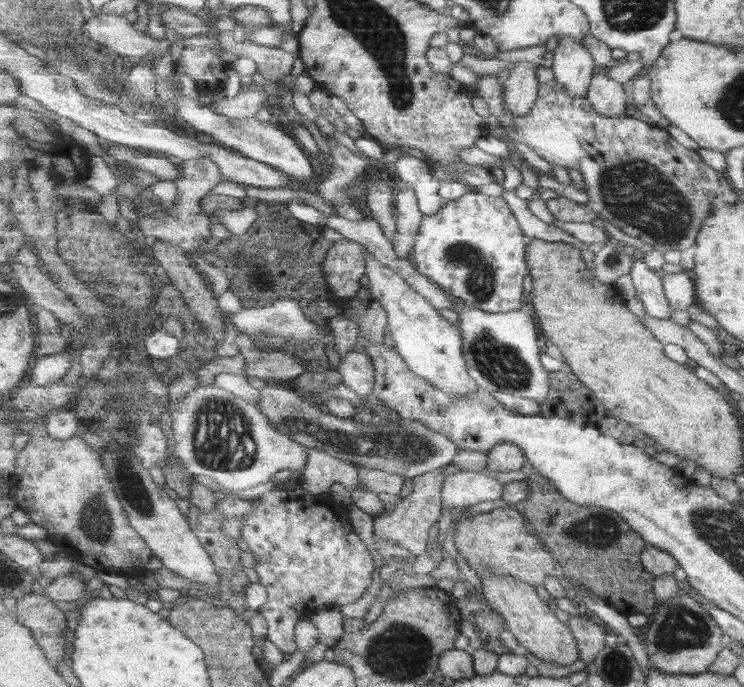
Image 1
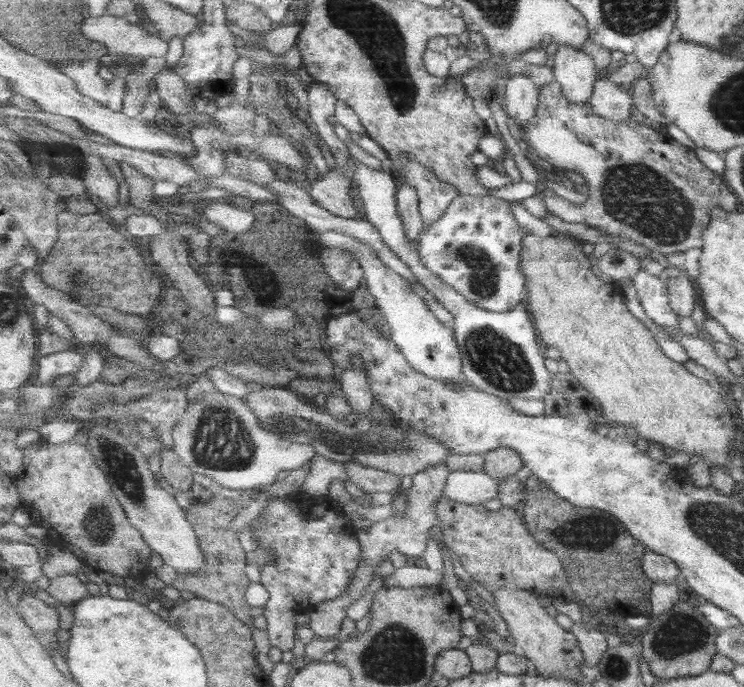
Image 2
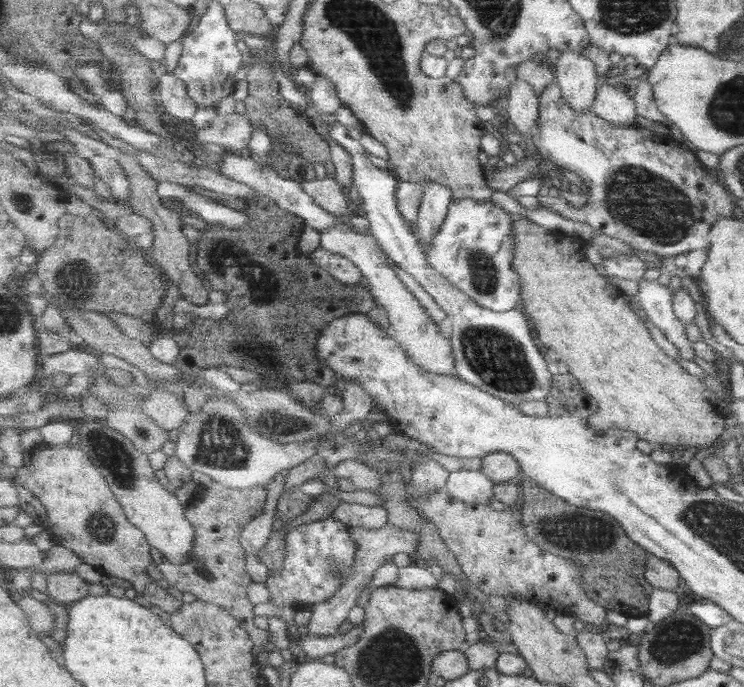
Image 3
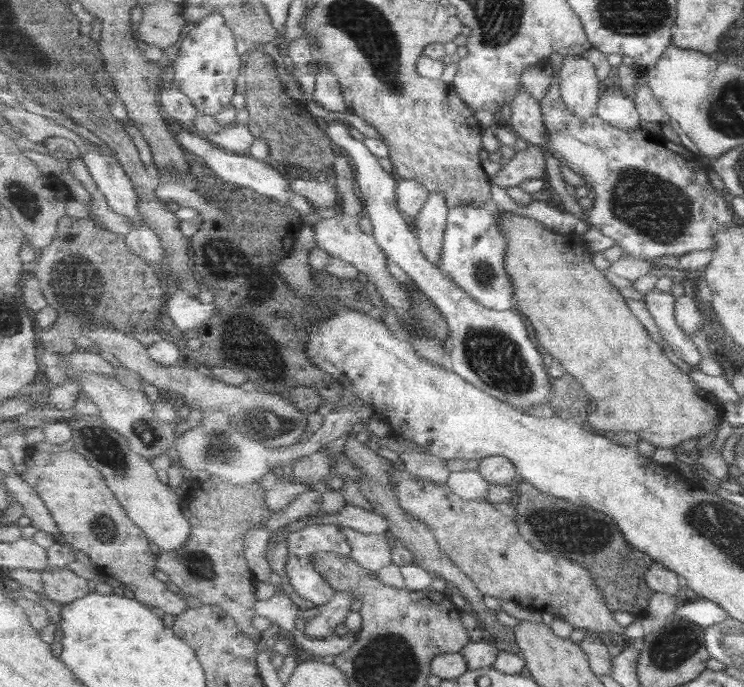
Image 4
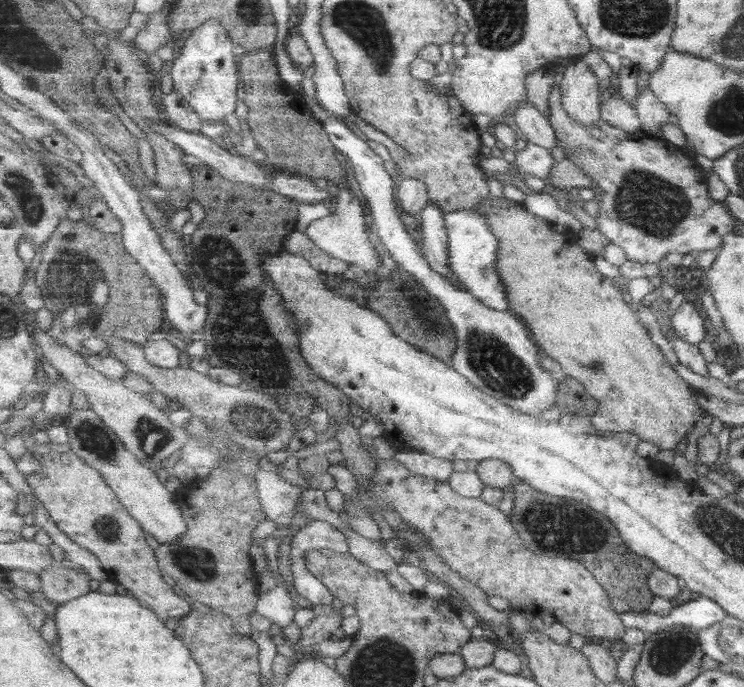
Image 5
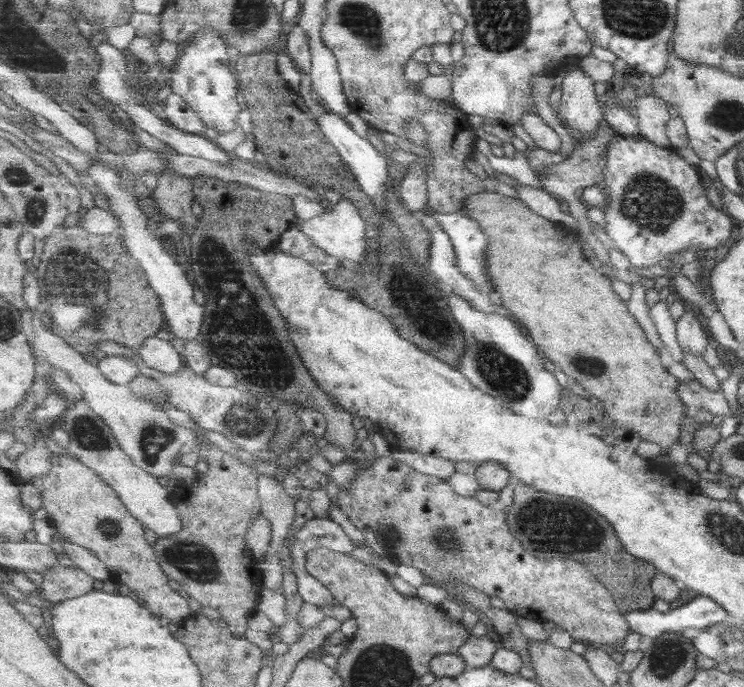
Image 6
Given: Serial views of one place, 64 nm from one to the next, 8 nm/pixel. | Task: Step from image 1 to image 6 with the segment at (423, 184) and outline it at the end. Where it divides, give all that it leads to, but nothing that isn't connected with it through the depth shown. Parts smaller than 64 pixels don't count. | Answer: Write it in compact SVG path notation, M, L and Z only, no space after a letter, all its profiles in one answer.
M429 208L421 213L427 223L429 234L432 235L429 271L440 280L447 291L462 294L477 310L501 312L507 316L509 312L503 306L495 304L495 298L492 298L490 294L483 294L476 284L459 270L451 237L441 229L439 221L434 218L435 213Z

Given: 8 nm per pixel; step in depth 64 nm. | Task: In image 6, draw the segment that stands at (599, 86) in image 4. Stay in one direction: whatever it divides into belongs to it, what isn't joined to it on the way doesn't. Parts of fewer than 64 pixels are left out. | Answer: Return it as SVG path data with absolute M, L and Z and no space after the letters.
M578 64L575 69L566 73L562 87L562 102L560 117L566 118L571 126L582 132L597 132L599 123L604 119L602 98L595 94L595 80L586 74L586 71Z

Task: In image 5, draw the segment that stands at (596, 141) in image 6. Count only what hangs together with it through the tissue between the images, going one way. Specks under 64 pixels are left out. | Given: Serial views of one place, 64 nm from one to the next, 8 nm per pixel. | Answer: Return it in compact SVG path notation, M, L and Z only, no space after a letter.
M569 158L554 165L550 170L547 182L549 188L563 189L568 196L572 188L585 188L586 190L594 188L589 175L573 159Z

